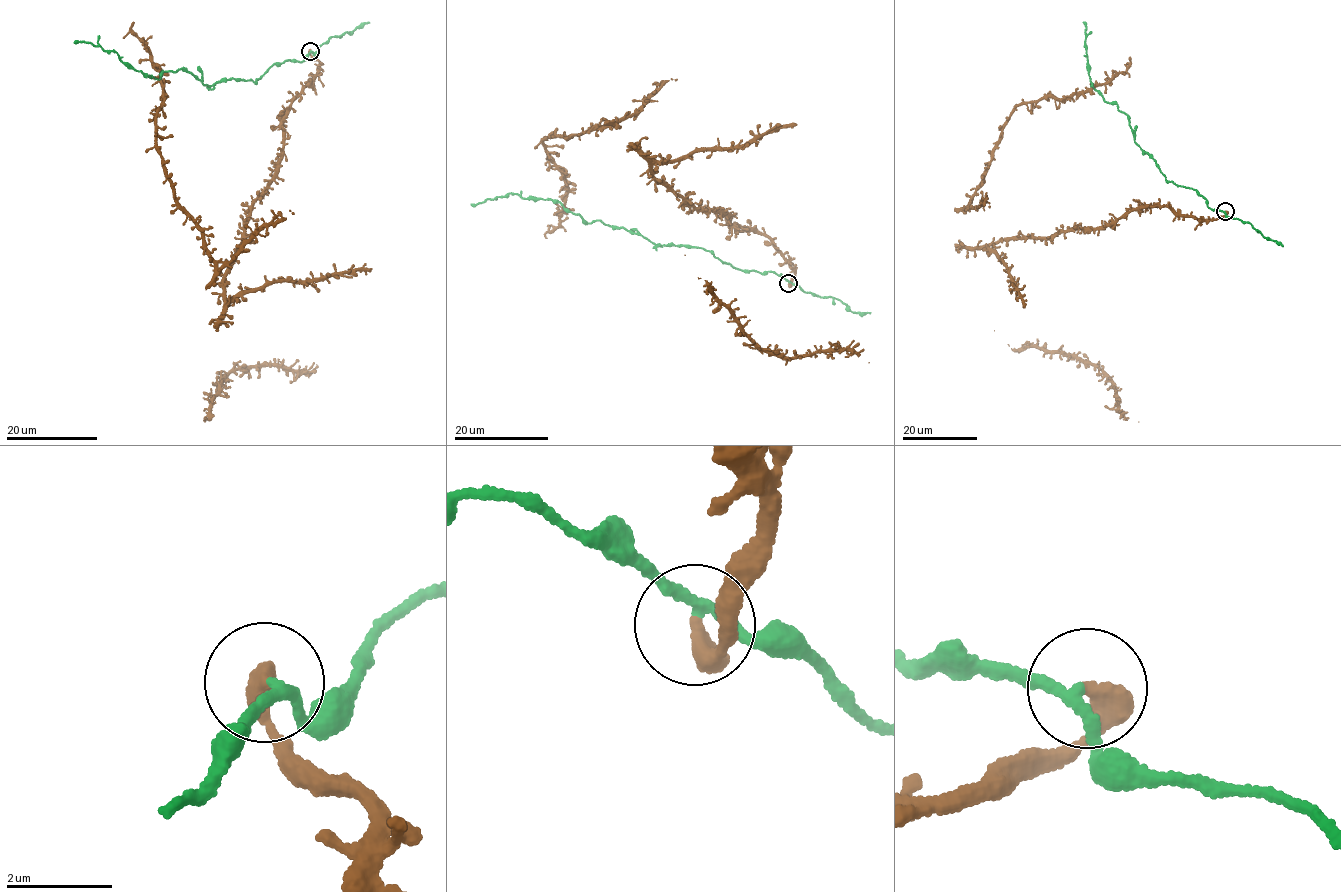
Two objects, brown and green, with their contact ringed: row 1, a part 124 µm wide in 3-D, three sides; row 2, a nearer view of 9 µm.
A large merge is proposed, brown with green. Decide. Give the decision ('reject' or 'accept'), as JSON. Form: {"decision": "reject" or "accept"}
{"decision": "reject"}

